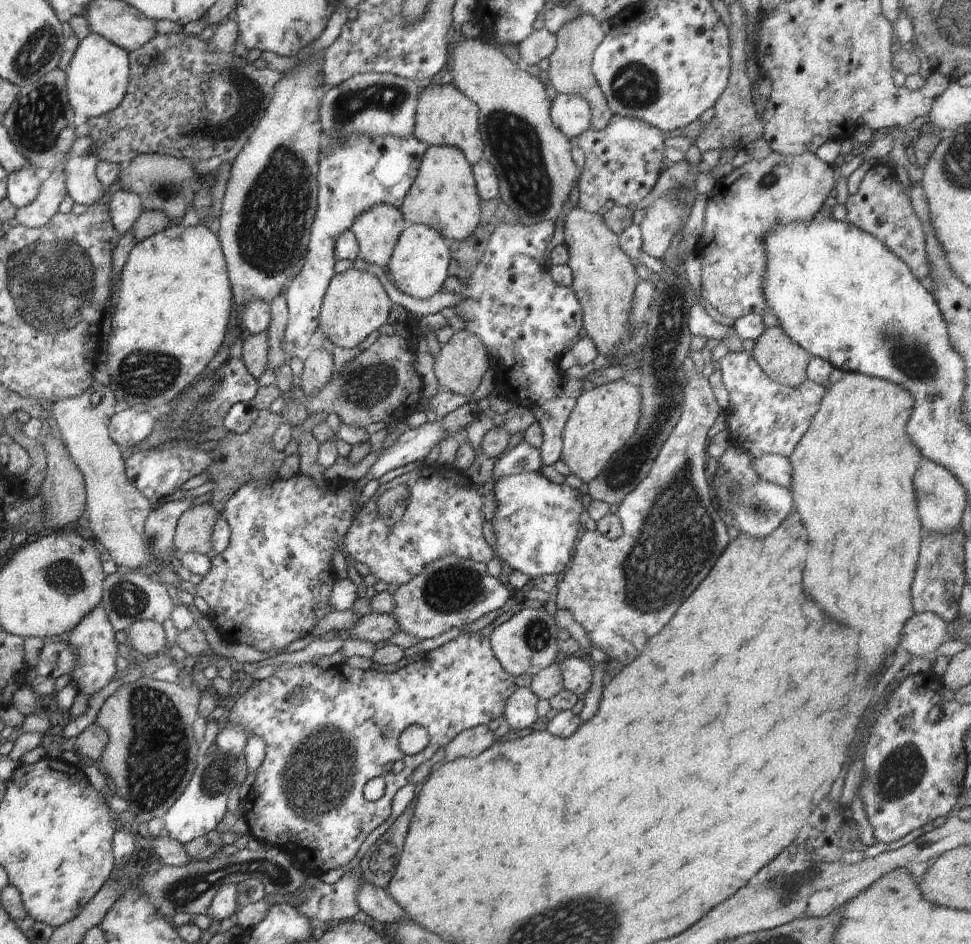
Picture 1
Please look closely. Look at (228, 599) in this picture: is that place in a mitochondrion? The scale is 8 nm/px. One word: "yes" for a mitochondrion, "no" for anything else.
no

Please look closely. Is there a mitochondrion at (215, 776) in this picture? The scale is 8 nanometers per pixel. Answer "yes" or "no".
yes

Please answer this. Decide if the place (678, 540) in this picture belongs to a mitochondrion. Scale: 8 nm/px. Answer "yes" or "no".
yes

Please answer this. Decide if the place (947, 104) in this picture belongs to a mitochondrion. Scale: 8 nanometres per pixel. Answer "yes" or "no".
no

